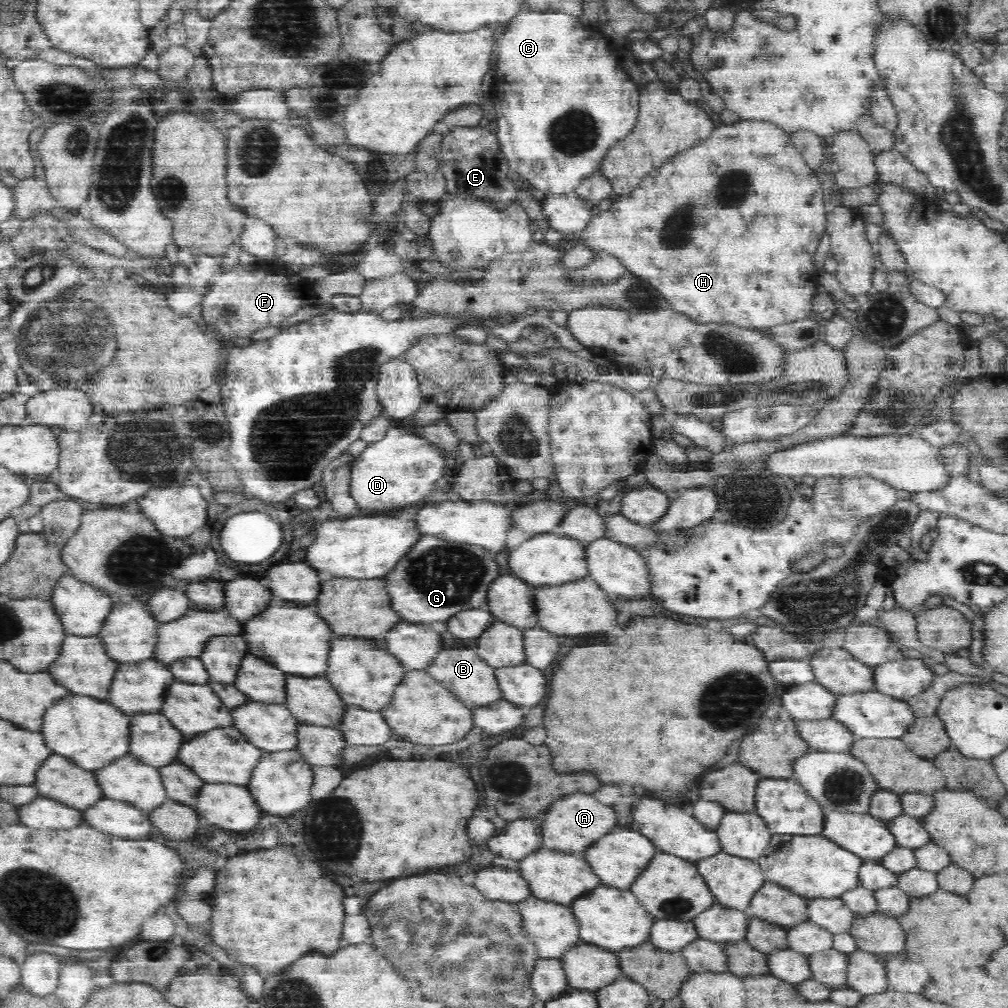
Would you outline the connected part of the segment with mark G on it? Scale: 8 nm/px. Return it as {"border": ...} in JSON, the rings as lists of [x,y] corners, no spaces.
{"border":[[[424,535],[385,579],[393,597],[393,607],[401,613],[402,620],[432,623],[452,619],[468,608],[485,606],[488,590],[499,576],[500,566],[492,552],[440,536]]]}

